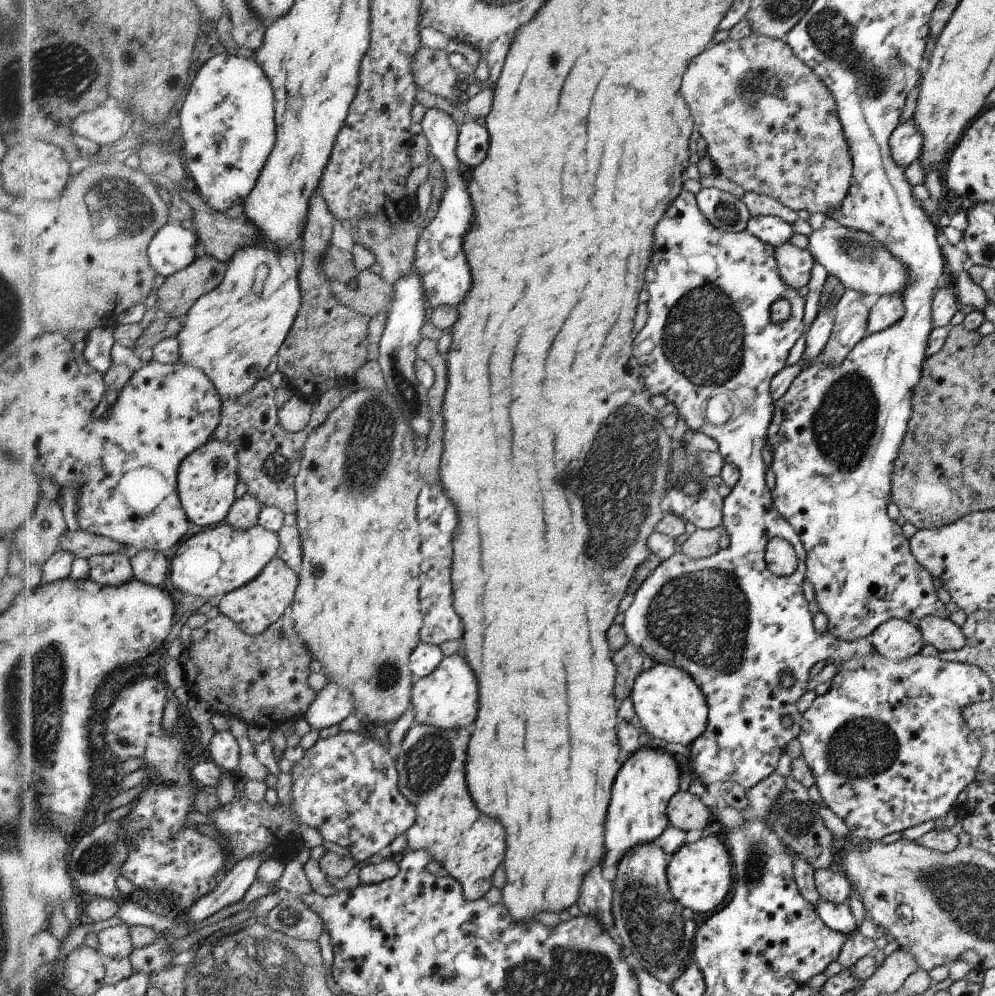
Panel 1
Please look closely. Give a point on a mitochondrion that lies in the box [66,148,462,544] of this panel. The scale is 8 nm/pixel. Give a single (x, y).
(113, 202)

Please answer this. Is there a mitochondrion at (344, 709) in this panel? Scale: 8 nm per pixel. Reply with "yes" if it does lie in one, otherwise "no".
no

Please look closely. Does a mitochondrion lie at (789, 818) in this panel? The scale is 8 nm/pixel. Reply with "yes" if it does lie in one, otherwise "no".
yes

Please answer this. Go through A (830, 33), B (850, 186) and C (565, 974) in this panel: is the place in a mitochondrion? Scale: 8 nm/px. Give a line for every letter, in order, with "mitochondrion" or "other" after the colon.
A: mitochondrion
B: other
C: mitochondrion

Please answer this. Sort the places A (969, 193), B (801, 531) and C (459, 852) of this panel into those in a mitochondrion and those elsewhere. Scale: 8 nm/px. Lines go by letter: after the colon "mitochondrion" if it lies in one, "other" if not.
A: other
B: other
C: other

